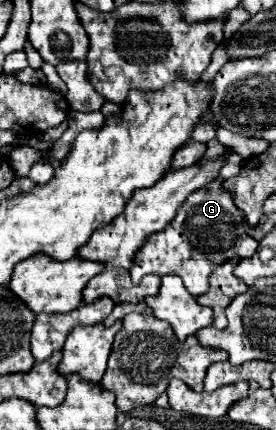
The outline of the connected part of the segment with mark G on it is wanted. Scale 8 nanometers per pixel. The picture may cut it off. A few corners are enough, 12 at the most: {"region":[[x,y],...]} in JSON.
{"region":[[220,181],[196,189],[136,253],[132,281],[178,275],[210,273],[258,241]]}

